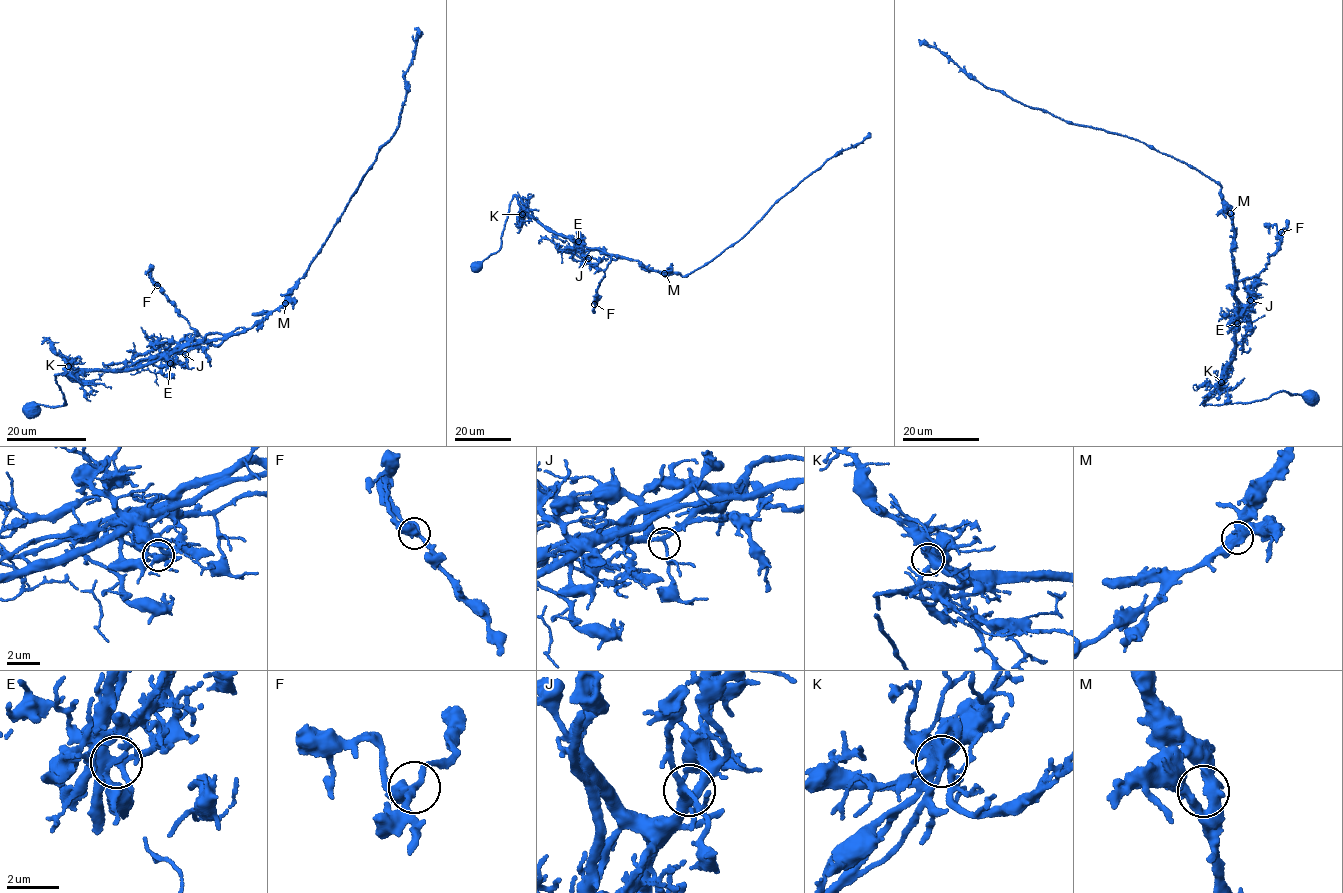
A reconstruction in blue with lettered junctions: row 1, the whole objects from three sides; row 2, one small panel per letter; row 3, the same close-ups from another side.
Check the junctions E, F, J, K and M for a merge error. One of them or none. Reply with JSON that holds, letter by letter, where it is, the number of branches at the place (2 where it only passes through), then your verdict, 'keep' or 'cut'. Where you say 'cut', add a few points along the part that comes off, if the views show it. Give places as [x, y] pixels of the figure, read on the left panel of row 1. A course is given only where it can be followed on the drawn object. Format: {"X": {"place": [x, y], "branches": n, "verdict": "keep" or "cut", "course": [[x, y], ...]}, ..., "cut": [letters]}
{"E": {"place": [170, 363], "branches": 2, "verdict": "cut", "course": [[171, 363], [177, 348], [213, 333], [224, 336], [212, 344], [179, 314], [151, 271], [146, 275]]}, "F": {"place": [157, 285], "branches": 3, "verdict": "keep"}, "J": {"place": [185, 354], "branches": 3, "verdict": "keep"}, "K": {"place": [68, 366], "branches": 6, "verdict": "keep"}, "M": {"place": [285, 303], "branches": 2, "verdict": "keep"}, "cut": ["E"]}

